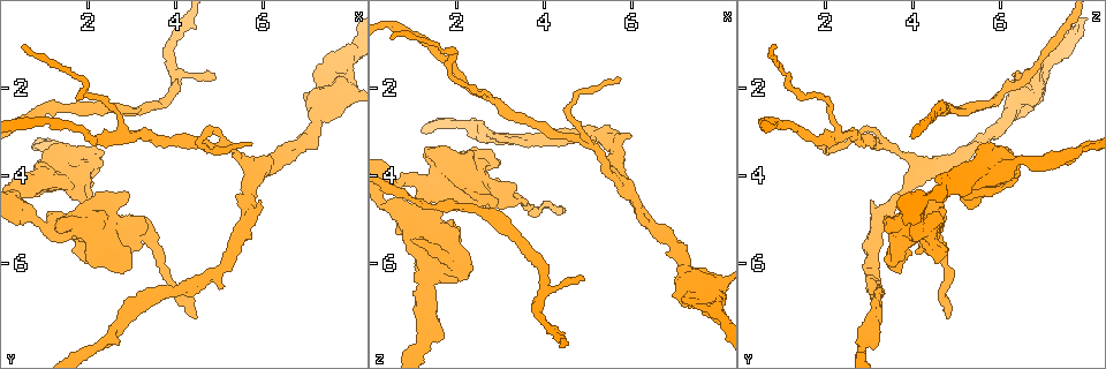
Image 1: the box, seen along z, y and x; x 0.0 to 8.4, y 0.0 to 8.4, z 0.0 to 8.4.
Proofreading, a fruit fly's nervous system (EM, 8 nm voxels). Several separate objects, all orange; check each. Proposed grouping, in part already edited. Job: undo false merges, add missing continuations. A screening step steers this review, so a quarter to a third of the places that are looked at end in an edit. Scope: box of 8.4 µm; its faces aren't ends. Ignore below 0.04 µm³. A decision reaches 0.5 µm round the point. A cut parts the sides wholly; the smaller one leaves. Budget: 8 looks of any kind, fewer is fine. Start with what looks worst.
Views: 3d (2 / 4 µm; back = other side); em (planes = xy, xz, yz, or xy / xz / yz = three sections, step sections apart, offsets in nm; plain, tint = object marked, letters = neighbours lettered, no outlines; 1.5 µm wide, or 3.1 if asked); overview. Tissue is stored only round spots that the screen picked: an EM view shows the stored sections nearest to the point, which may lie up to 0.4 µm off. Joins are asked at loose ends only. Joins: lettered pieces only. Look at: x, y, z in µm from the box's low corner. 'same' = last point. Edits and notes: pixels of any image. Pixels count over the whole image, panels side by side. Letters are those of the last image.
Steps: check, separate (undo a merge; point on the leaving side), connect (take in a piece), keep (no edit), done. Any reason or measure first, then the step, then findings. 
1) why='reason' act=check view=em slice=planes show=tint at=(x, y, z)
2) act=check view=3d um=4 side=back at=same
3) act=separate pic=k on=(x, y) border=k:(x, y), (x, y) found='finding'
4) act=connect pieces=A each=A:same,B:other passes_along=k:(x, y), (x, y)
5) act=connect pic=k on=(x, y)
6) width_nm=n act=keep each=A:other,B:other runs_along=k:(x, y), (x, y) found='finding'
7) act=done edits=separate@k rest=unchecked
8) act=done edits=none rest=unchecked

why='stops while still wide' act=check view=em slice=yz step=8 show=letters at=(2.05, 4.75, 5.25)

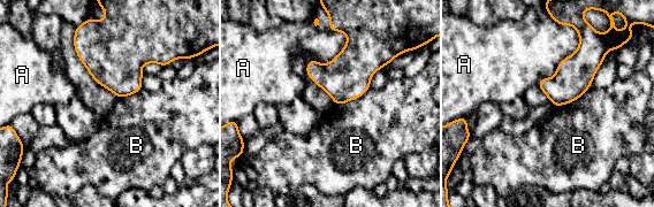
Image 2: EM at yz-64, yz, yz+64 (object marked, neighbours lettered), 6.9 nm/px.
why='cut it another way' act=check view=em slice=planes show=letters at=same

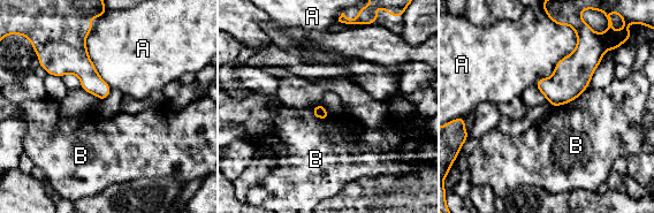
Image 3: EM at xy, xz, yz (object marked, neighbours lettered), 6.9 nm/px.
act=keep each=A:other,B:other border=3:(587, 89), (572, 100), (554, 107) found='no lettered piece goes on from it'

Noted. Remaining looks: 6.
why='stops while still wide' act=check view=3d um=2 at=(1.30, 5.30, 3.45)

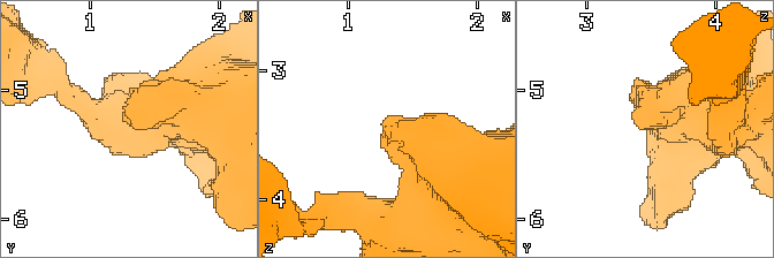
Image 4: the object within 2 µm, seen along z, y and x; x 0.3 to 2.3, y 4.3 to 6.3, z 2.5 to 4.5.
act=check view=em slice=planes show=letters at=(1.30, 5.26, 3.40)

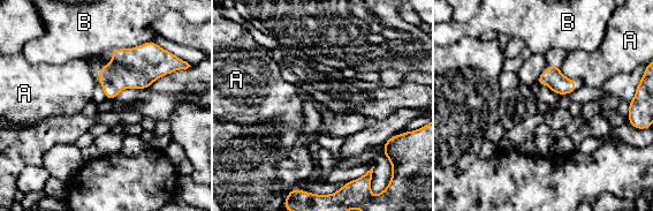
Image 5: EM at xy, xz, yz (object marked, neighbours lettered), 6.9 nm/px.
act=keep each=A:other,B:other border=5:(559, 67), (564, 76), (574, 80) found='none of them fits'

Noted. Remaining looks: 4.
why='a narrow waist' act=check view=em slice=planes show=letters at=(1.30, 3.70, 6.55)

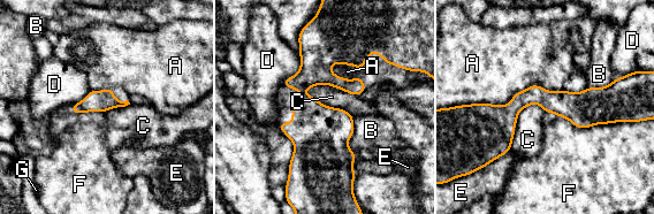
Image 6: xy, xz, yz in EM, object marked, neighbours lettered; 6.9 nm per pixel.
width_nm=150 act=keep each=A:other,B:other,C:other,D:other,E:other,F:other,G:other border=6:(301, 90), (352, 116) found='one neuron here'

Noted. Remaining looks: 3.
act=done edits=none rest=unchecked

